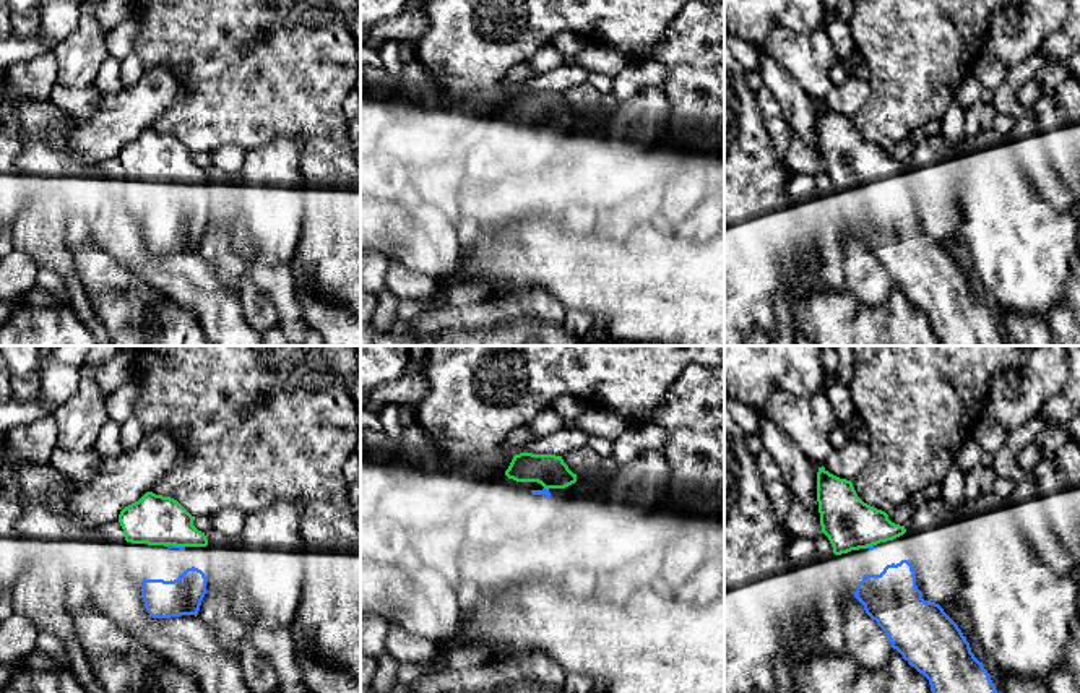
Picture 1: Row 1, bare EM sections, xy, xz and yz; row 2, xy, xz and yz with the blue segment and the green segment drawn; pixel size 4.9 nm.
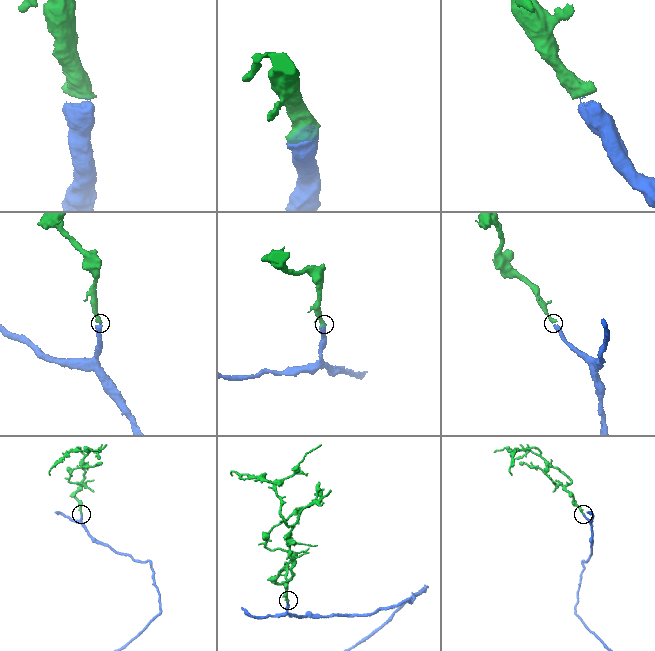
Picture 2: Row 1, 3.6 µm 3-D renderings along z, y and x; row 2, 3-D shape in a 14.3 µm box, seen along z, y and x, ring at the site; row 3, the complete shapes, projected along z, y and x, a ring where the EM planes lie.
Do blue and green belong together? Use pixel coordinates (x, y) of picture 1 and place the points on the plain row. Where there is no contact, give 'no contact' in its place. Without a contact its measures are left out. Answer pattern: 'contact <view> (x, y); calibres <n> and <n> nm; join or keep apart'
contact xy (174, 182); calibres 20 and 260 nm; join

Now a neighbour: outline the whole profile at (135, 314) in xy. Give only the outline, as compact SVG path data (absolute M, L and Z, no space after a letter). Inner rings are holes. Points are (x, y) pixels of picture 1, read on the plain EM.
M97 245L73 252L84 287L112 346L211 346L198 316L151 287Z

